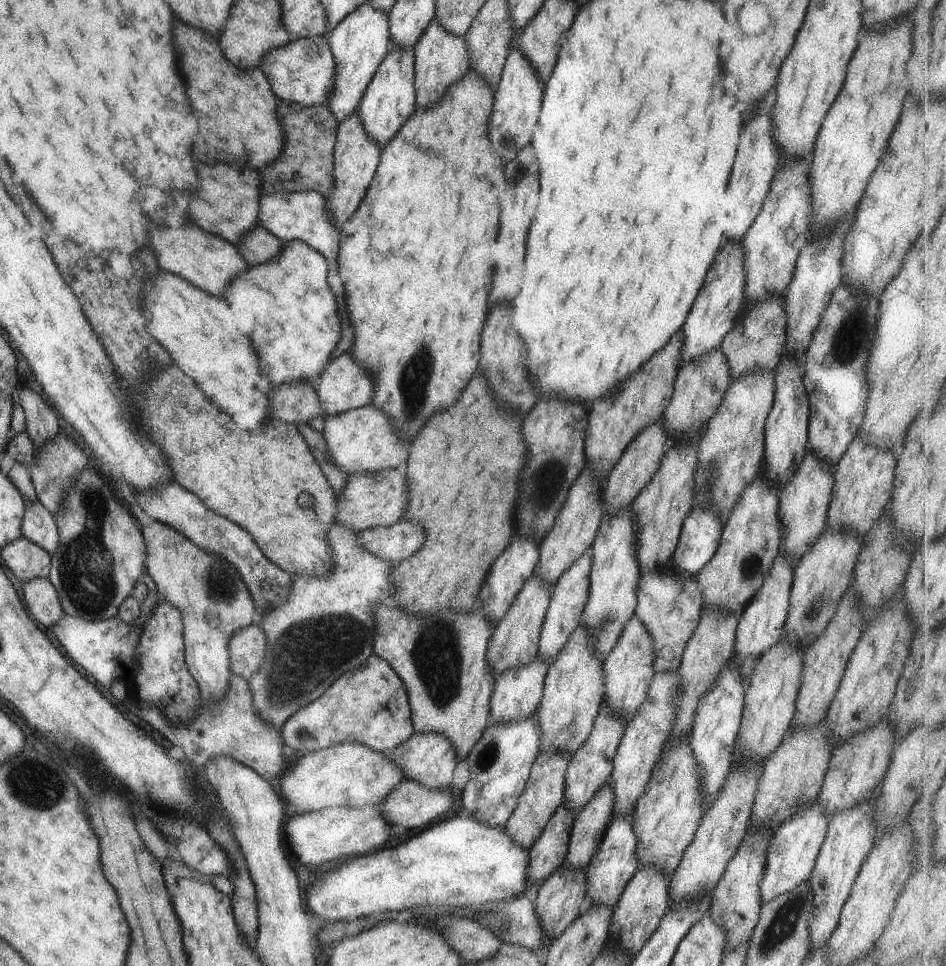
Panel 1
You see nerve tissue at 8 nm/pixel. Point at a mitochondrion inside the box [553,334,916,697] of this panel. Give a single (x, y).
(751, 565)

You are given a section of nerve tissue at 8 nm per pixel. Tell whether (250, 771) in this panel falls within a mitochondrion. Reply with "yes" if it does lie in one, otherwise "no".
no

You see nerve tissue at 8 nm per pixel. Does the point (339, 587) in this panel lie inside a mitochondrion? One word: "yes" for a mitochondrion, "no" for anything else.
no

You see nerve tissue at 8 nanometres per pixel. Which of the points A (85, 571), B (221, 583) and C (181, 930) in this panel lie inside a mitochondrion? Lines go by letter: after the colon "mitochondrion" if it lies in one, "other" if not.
A: mitochondrion
B: mitochondrion
C: other

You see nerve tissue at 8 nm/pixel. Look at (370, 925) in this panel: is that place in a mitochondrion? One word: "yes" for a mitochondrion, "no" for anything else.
no

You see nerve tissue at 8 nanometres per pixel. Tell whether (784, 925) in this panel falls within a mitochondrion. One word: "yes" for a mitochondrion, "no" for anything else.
yes

